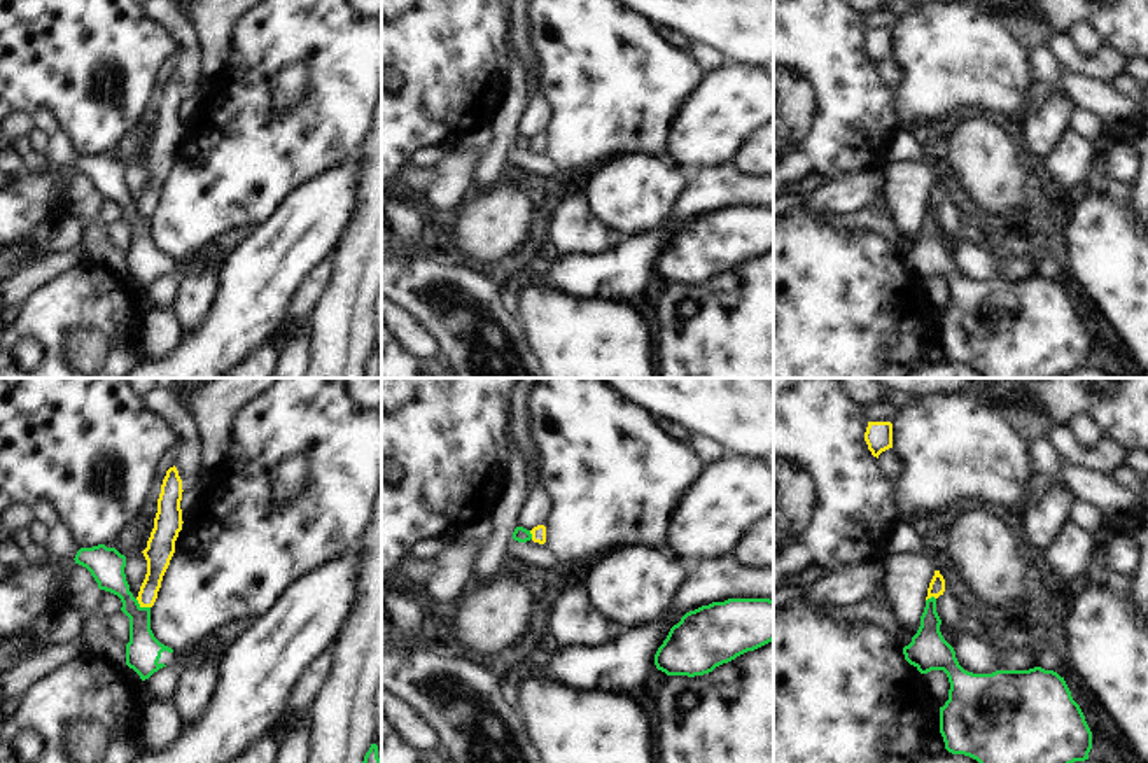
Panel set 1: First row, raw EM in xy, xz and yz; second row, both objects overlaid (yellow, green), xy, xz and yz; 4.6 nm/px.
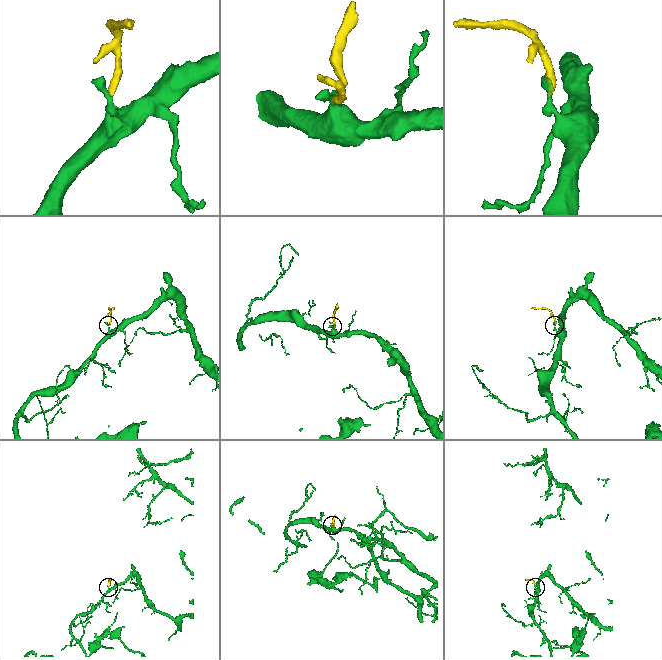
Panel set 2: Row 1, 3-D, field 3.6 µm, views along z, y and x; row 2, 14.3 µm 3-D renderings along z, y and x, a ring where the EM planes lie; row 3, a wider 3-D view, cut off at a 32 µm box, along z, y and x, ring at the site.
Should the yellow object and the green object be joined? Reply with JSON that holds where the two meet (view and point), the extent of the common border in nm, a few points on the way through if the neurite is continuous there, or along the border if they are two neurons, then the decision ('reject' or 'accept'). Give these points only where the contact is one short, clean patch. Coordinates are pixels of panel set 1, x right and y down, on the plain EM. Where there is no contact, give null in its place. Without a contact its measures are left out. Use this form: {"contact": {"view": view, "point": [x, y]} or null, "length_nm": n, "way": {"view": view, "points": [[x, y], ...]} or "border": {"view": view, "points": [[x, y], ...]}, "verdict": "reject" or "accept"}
{"contact": {"view": "xy", "point": [142, 214]}, "length_nm": 80, "border": {"view": "xy", "points": [[135, 207], [149, 216]]}, "verdict": "reject"}

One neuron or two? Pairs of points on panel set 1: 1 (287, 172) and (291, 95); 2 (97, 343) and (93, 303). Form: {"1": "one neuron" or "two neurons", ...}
{"1": "two neurons", "2": "two neurons"}

